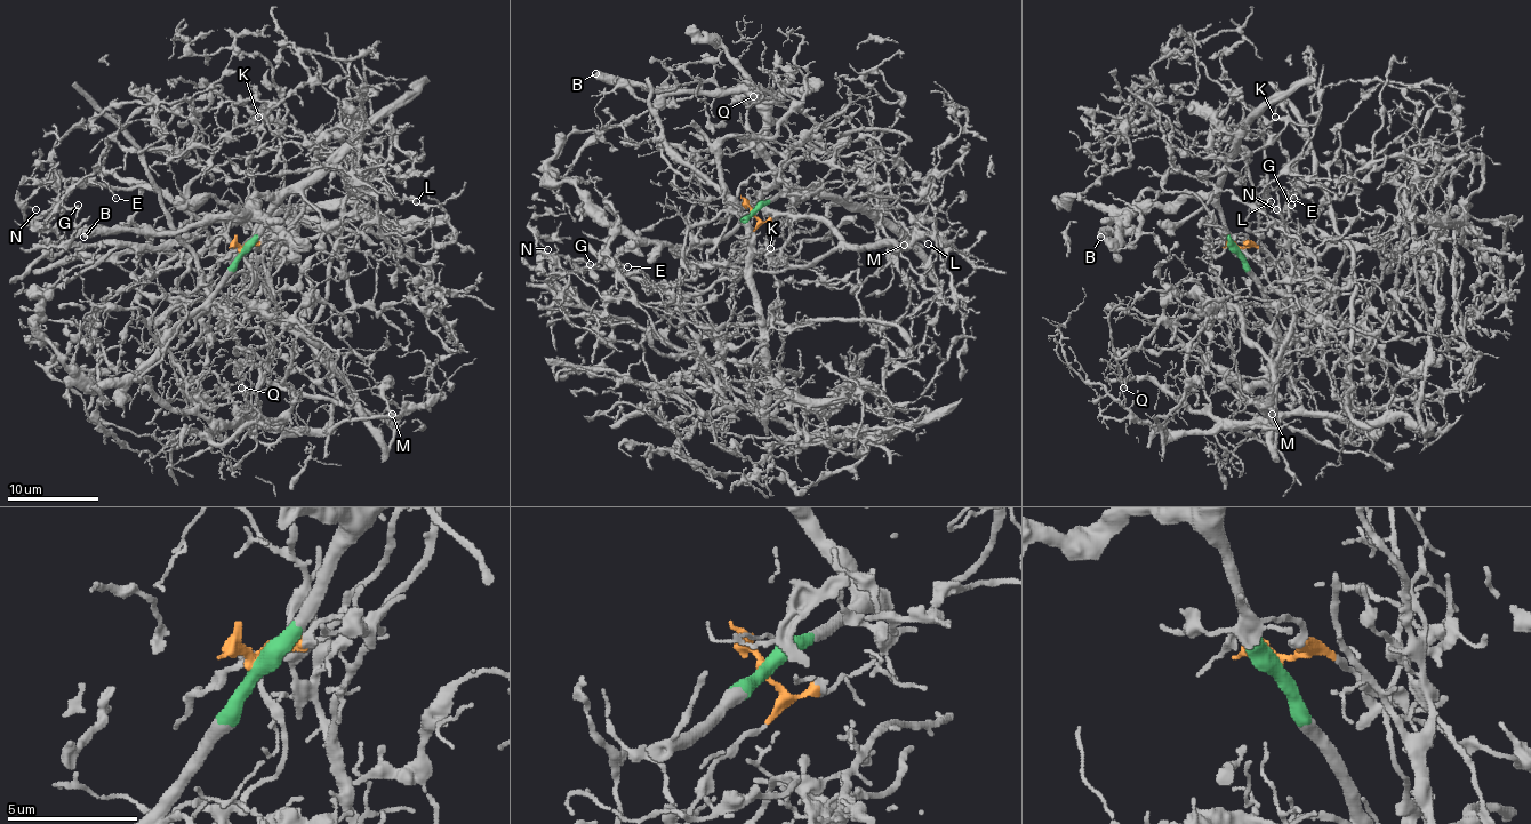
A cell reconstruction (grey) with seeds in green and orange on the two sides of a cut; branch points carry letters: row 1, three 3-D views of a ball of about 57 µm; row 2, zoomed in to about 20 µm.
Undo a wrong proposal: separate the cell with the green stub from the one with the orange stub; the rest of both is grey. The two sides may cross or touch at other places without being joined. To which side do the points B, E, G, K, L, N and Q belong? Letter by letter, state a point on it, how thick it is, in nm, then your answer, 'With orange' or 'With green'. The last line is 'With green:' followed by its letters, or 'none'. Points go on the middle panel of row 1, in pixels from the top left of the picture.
B: Place: (595, 73). Thickness 550 nm. With green
E: Place: (627, 266). Thickness 130 nm. With orange
G: Place: (590, 264). Thickness 160 nm. With orange
K: Place: (770, 248). Thickness 130 nm. With orange
L: Place: (928, 244). Thickness 130 nm. With orange
N: Place: (547, 249). Thickness 120 nm. With orange
Q: Place: (753, 96). Thickness 120 nm. With green
With green: B, Q

